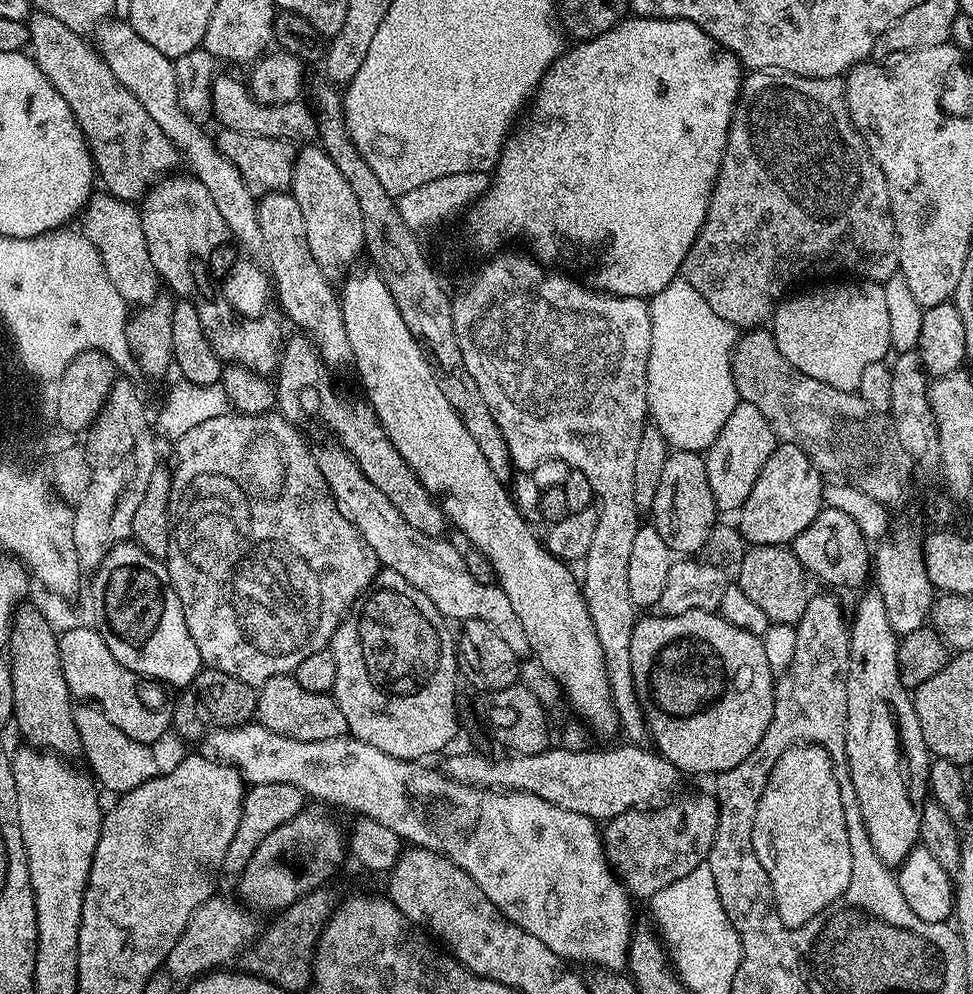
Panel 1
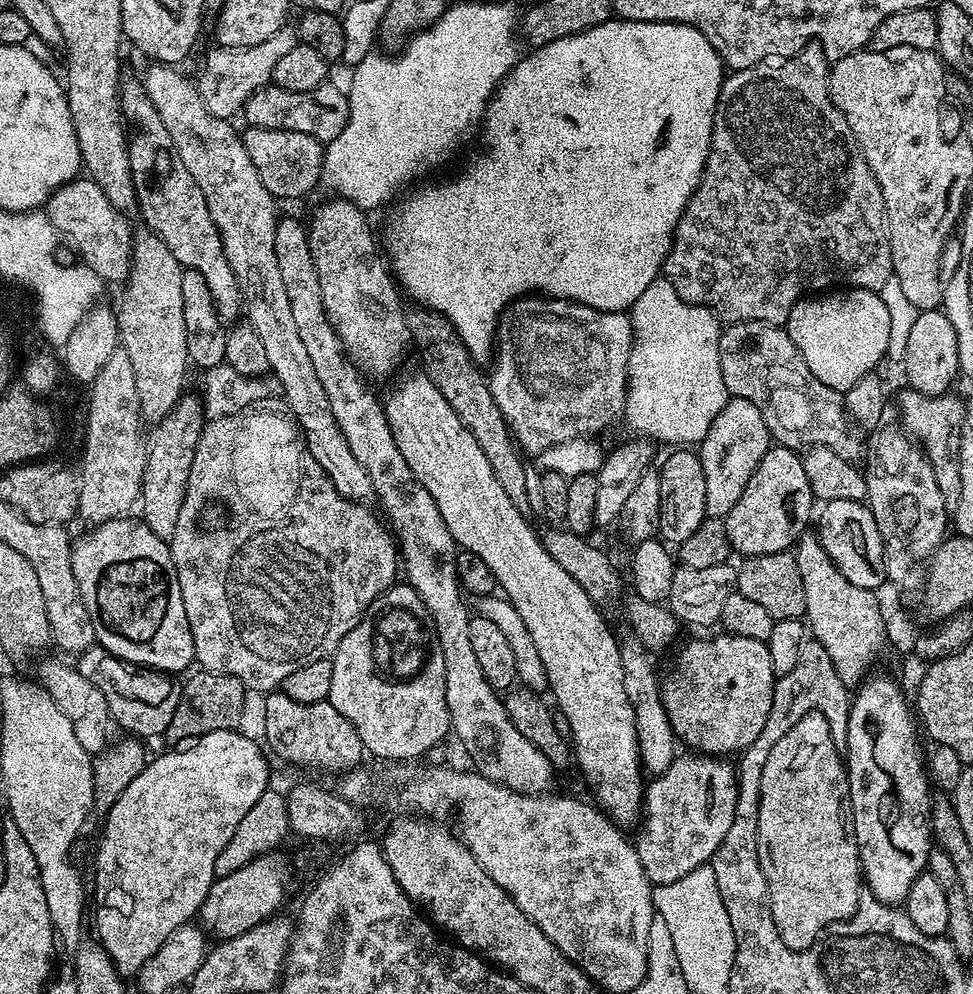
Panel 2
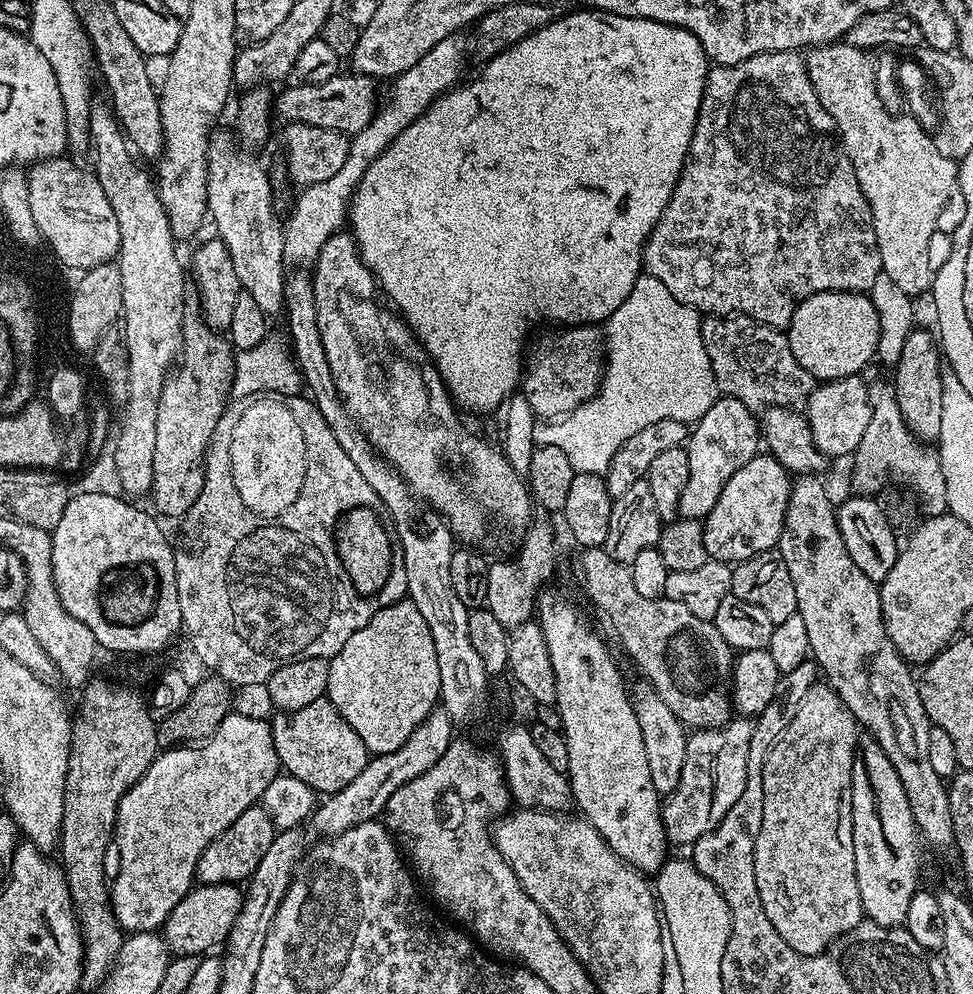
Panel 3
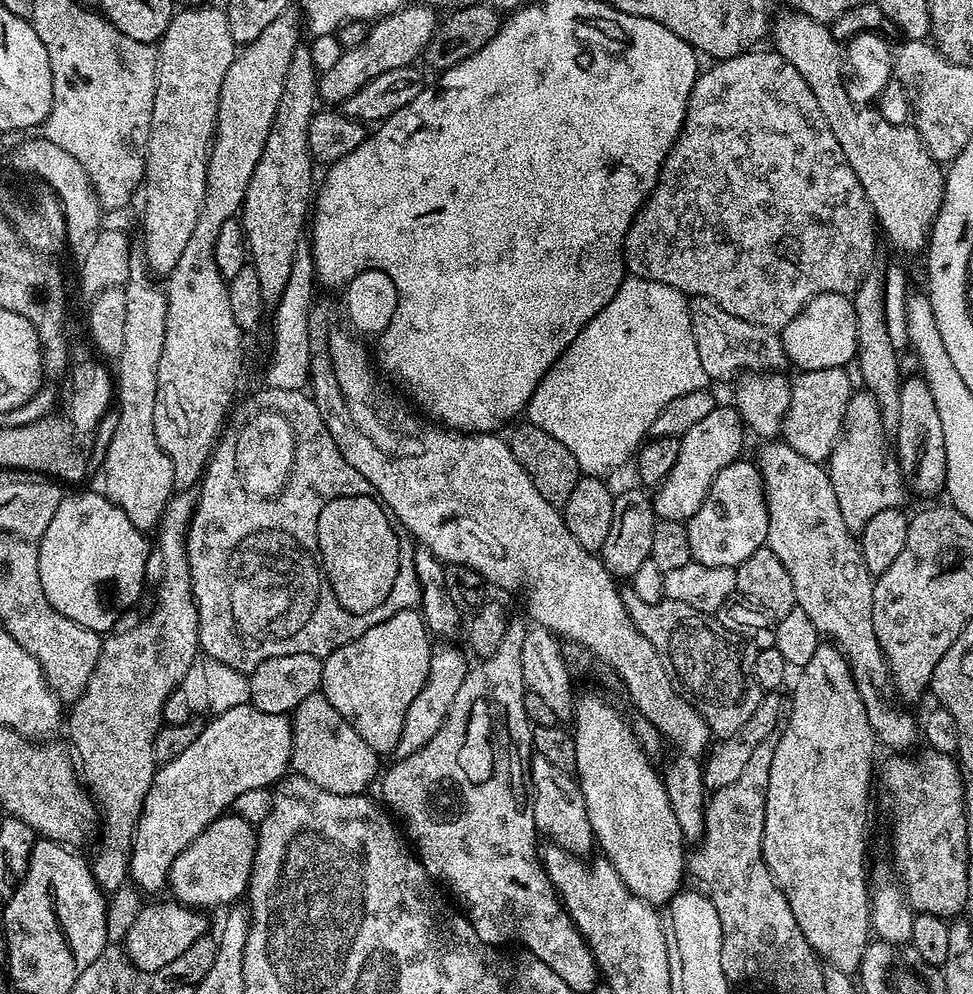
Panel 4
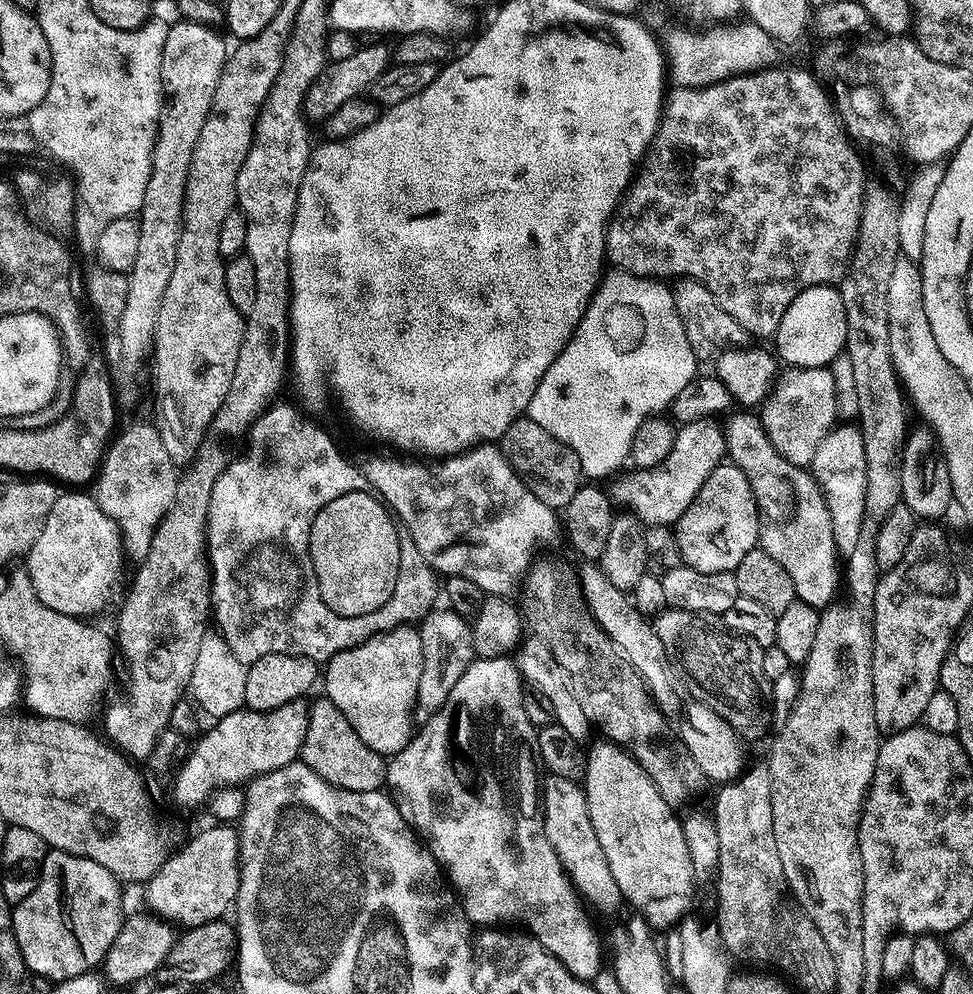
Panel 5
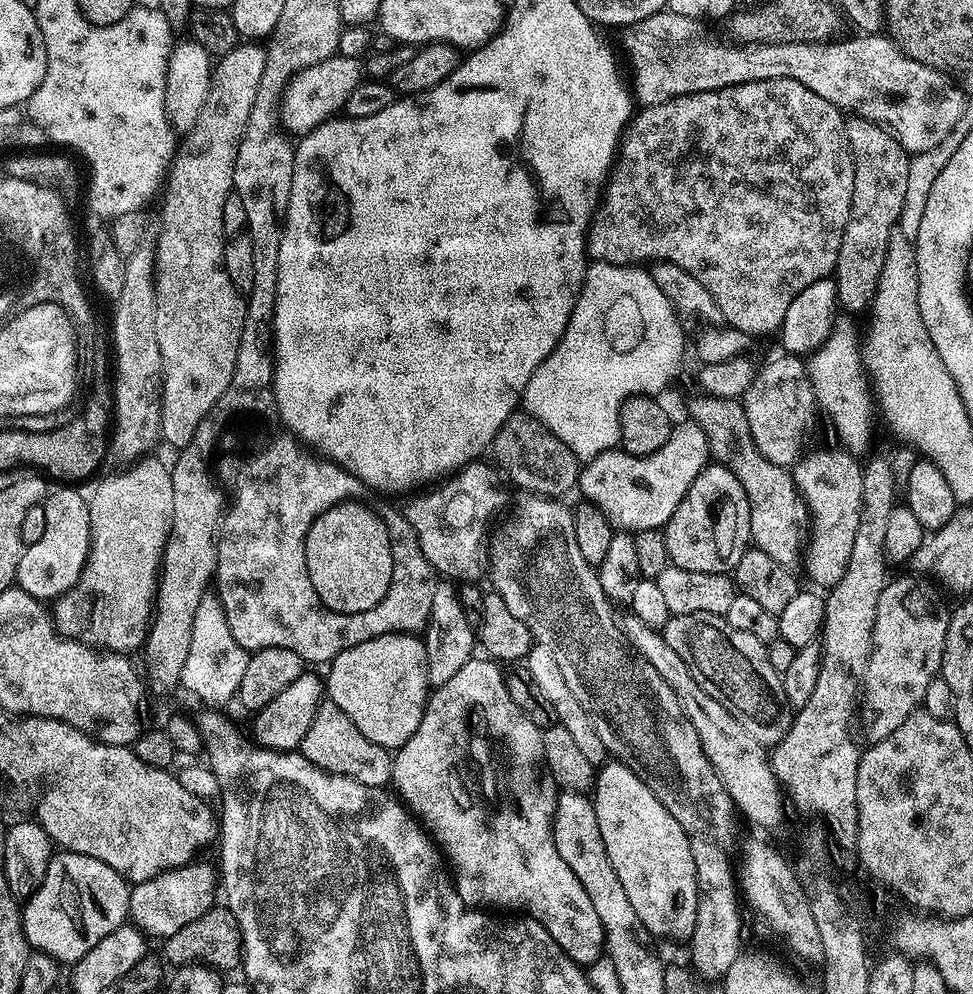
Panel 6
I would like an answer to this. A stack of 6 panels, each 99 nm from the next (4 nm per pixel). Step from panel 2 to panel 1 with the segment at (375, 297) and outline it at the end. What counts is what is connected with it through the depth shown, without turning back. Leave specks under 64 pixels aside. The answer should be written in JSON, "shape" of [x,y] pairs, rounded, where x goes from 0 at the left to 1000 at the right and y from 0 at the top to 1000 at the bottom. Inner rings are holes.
{"shape":[[[328,147],[309,149],[312,150],[303,154],[300,163],[298,192],[306,207],[310,207],[310,223],[314,223],[314,243],[319,246],[319,256],[323,256],[323,264],[327,264],[331,276],[335,276],[337,282],[345,284],[367,265],[365,262],[374,254],[372,210],[368,207],[368,199],[364,199],[364,191],[360,191],[360,183],[356,183],[356,179],[351,179],[351,171],[343,167],[343,159],[339,159],[339,155],[335,155]]]}

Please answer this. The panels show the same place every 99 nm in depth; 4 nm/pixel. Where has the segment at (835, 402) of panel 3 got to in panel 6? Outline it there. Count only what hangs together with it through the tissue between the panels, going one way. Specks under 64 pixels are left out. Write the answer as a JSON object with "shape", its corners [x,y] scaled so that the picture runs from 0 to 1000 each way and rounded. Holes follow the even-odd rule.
{"shape":[[[802,356],[799,362],[791,363],[786,370],[782,369],[778,373],[775,384],[771,384],[771,388],[765,394],[763,405],[767,421],[771,425],[771,437],[775,441],[775,449],[779,451],[783,461],[799,467],[801,471],[810,471],[817,467],[824,459],[822,445],[826,441],[830,426],[835,423],[835,410],[840,409],[839,394],[835,391],[827,363],[821,358]]]}

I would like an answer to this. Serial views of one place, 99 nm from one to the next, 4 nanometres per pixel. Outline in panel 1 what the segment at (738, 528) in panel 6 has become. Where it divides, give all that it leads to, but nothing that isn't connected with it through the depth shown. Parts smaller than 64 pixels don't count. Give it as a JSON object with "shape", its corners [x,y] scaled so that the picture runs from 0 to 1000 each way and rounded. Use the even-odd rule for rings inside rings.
{"shape":[[[799,446],[797,453],[787,461],[787,469],[783,469],[783,477],[779,477],[779,485],[775,485],[775,493],[771,493],[771,501],[758,512],[758,530],[770,548],[774,547],[805,547],[813,548],[814,543],[832,525],[837,525],[844,511],[848,510],[846,503],[846,491],[849,488],[848,480],[842,471],[835,466],[824,452],[815,447]]]}

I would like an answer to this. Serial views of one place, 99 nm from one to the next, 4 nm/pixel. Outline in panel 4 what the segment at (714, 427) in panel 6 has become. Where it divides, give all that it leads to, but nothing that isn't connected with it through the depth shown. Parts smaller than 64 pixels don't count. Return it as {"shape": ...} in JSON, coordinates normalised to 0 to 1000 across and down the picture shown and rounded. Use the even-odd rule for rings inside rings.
{"shape":[[[789,445],[784,449],[779,470],[789,510],[787,549],[800,557],[804,569],[808,569],[808,577],[812,577],[812,586],[816,586],[818,611],[828,614],[844,641],[858,648],[872,664],[901,745],[908,752],[910,748],[917,753],[913,755],[918,758],[932,758],[942,752],[943,724],[921,713],[913,667],[898,638],[898,579],[884,559],[881,540],[865,525],[865,513],[861,513],[851,472],[846,466],[824,461],[824,457],[805,445]]]}

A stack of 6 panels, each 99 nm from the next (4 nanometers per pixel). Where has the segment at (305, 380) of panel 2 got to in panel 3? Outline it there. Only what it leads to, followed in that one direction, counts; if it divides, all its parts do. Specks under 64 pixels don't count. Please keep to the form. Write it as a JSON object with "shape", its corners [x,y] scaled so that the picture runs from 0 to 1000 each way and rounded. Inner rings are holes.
{"shape":[[[219,132],[214,143],[214,212],[216,221],[222,224],[221,236],[236,252],[236,264],[240,264],[240,276],[245,276],[247,288],[265,304],[271,315],[288,314],[294,299],[294,263],[292,236],[284,229],[284,217],[280,214],[280,187],[271,169],[259,157],[243,150],[244,142],[237,136]]]}

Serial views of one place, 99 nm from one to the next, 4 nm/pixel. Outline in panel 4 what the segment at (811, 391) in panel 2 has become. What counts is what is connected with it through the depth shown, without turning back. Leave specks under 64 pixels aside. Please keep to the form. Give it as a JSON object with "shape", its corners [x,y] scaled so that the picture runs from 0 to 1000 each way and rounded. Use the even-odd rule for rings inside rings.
{"shape":[[[725,298],[710,299],[707,315],[711,342],[717,344],[719,372],[727,381],[751,383],[764,375],[801,375],[807,369],[806,349],[794,331],[754,320],[754,316],[746,316],[740,306]]]}

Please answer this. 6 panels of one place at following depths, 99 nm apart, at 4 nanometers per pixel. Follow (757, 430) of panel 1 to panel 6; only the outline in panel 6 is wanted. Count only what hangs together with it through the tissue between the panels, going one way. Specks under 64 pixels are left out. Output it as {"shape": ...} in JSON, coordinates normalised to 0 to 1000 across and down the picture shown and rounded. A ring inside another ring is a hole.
{"shape":[[[704,425],[696,426],[692,430],[689,441],[680,453],[676,453],[667,459],[649,459],[640,453],[630,453],[615,457],[608,463],[603,464],[596,472],[594,495],[599,502],[609,507],[621,520],[629,526],[630,532],[649,535],[651,537],[669,531],[681,532],[688,521],[697,513],[697,505],[709,493],[713,481],[717,481],[719,474],[730,465],[728,454],[728,442],[721,437],[721,429]]]}

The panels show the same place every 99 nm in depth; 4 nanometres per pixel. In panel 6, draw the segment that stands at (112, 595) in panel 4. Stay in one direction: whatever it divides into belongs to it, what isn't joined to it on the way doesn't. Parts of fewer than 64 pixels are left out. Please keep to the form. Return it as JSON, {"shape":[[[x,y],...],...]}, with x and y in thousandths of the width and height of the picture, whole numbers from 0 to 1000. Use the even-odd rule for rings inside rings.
{"shape":[[[62,489],[59,491],[62,491],[59,495],[57,493],[50,494],[47,502],[44,504],[45,532],[42,533],[41,540],[30,551],[28,548],[22,554],[15,581],[15,587],[18,591],[27,594],[27,598],[31,598],[35,603],[42,606],[54,605],[63,597],[70,596],[80,586],[82,574],[86,571],[87,564],[90,563],[90,549],[95,539],[91,529],[89,502],[85,498],[82,500],[74,492],[77,490]]]}

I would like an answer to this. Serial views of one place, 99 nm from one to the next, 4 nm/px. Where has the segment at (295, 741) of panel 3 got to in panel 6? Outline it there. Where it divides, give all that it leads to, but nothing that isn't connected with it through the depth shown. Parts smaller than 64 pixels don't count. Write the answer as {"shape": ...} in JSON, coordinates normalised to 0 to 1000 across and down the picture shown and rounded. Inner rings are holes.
{"shape":[[[334,703],[329,709],[327,718],[323,718],[323,726],[319,726],[319,734],[314,734],[314,742],[310,742],[306,754],[309,761],[336,777],[348,781],[359,781],[376,791],[395,793],[403,789],[404,758],[398,753],[388,751],[388,746],[380,746],[342,704]]]}

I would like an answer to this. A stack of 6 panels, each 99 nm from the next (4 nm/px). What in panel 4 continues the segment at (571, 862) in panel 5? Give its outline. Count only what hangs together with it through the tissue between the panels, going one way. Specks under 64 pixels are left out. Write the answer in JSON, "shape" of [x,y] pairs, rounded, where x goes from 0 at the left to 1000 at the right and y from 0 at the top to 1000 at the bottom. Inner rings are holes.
{"shape":[[[548,760],[545,770],[545,804],[552,834],[563,840],[562,844],[575,853],[600,863],[610,853],[606,819],[602,819],[602,803],[589,778],[573,775],[561,763]]]}

